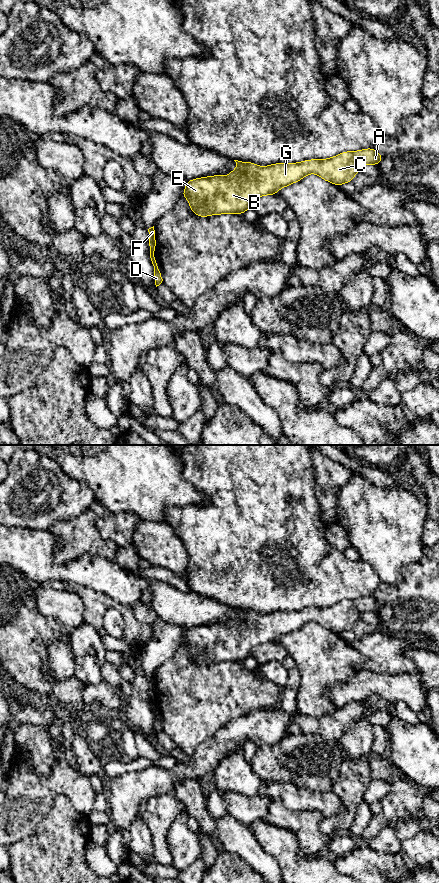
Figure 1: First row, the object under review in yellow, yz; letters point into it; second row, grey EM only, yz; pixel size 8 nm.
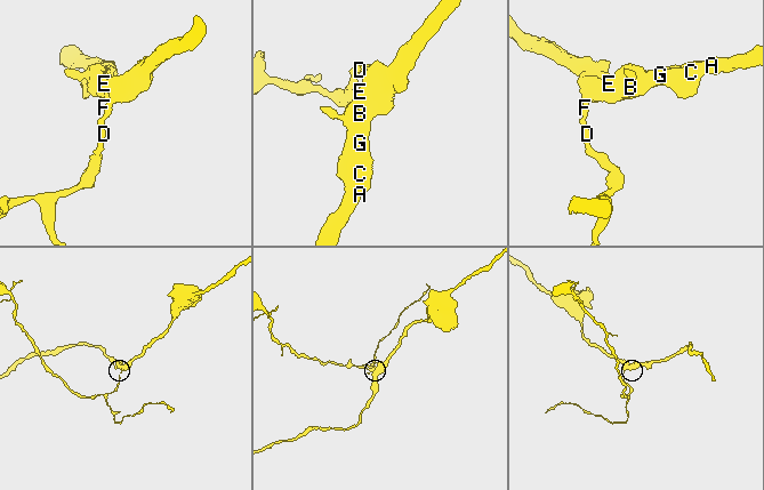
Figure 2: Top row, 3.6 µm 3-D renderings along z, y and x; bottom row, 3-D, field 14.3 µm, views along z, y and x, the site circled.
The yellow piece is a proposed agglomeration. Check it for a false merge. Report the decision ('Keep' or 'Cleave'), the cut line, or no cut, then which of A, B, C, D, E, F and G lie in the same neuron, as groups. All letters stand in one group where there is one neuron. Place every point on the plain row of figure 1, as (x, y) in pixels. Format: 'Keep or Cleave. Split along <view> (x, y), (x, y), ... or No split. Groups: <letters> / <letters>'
Cleave. Split along yz (150, 697), (154, 700). Groups: A B C E F G / D

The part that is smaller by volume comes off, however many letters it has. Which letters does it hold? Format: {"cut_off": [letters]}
{"cut_off": ["D"]}

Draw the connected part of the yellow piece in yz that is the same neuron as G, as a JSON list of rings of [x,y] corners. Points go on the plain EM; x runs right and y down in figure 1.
[[[374,596],[345,599],[328,607],[311,607],[298,611],[275,611],[261,615],[252,610],[236,610],[236,617],[227,624],[215,623],[189,628],[181,645],[187,646],[190,657],[198,665],[207,665],[220,662],[243,662],[251,656],[252,650],[260,644],[275,643],[281,636],[302,628],[305,624],[314,621],[327,630],[340,634],[352,630],[354,624],[365,612],[377,614],[383,602]]]

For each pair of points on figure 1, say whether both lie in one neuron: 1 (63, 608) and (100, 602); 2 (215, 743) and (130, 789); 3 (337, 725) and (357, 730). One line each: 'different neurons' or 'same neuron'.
1: different neurons
2: same neuron
3: different neurons

